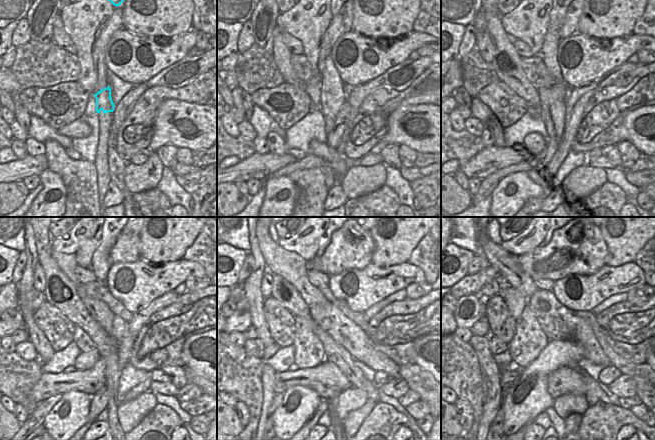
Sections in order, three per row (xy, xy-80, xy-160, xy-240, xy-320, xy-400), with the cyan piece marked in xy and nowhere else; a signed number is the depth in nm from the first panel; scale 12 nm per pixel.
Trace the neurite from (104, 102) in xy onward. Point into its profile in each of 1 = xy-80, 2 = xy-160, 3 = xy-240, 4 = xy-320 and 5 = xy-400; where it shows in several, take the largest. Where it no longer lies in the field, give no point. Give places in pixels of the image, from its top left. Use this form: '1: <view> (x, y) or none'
1: xy-80 (332, 94)
2: xy-160 (551, 41)
3: xy-240 (100, 263)
4: xy-320 (324, 242)
5: xy-400 (548, 237)

